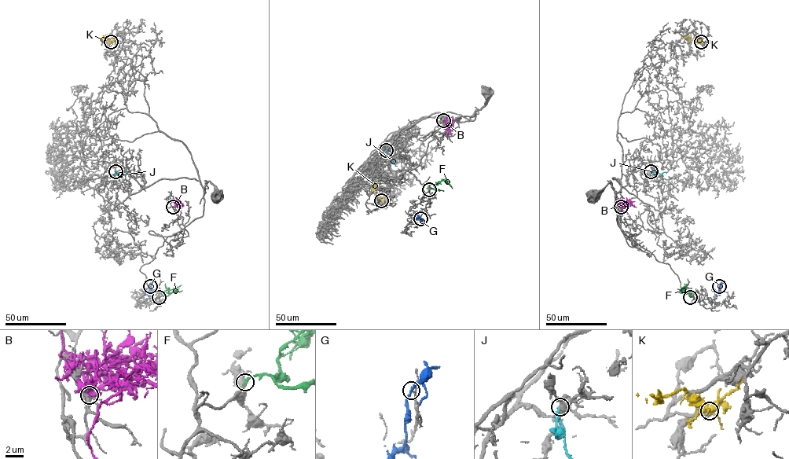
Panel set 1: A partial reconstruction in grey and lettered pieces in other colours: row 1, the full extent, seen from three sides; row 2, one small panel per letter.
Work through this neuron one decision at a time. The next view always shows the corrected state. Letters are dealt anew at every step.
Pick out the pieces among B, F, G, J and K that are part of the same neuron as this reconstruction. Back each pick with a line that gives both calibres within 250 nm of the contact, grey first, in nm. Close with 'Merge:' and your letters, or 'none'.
F: 180/150 nm
Merge: F

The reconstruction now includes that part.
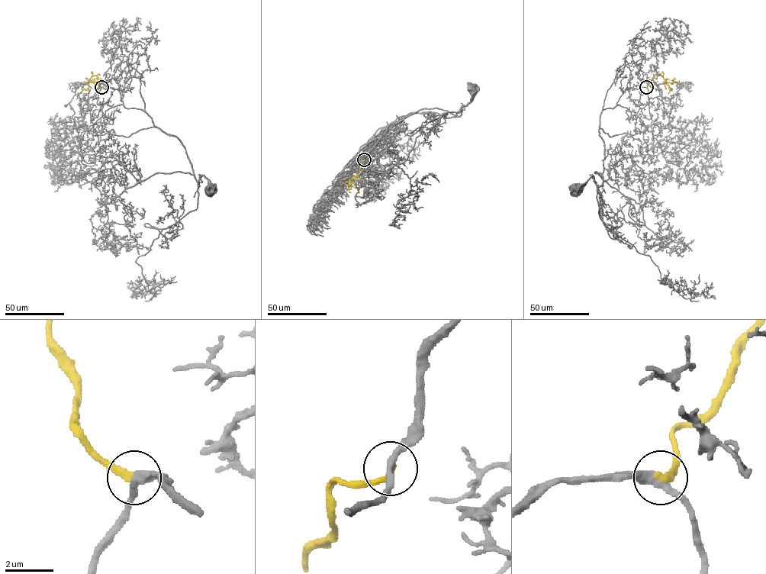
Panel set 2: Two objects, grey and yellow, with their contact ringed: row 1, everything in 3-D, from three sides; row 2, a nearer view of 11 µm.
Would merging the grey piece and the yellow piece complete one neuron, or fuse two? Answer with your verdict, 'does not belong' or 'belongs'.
belongs

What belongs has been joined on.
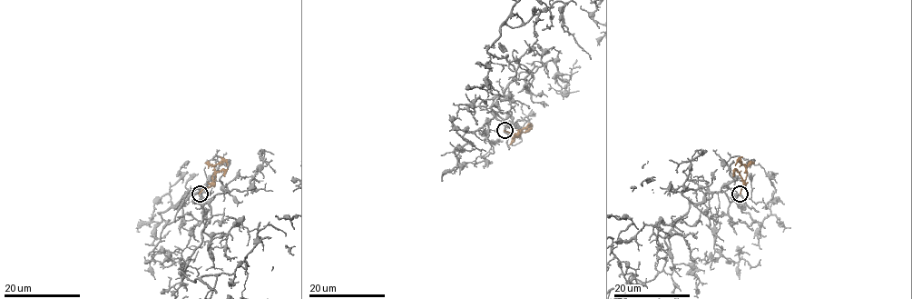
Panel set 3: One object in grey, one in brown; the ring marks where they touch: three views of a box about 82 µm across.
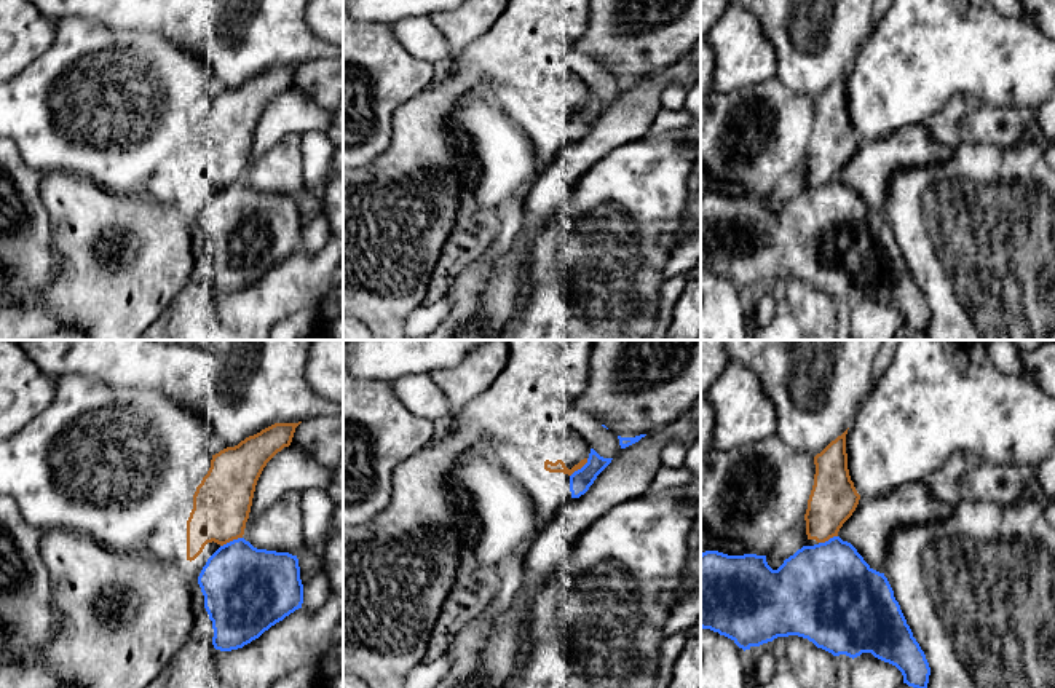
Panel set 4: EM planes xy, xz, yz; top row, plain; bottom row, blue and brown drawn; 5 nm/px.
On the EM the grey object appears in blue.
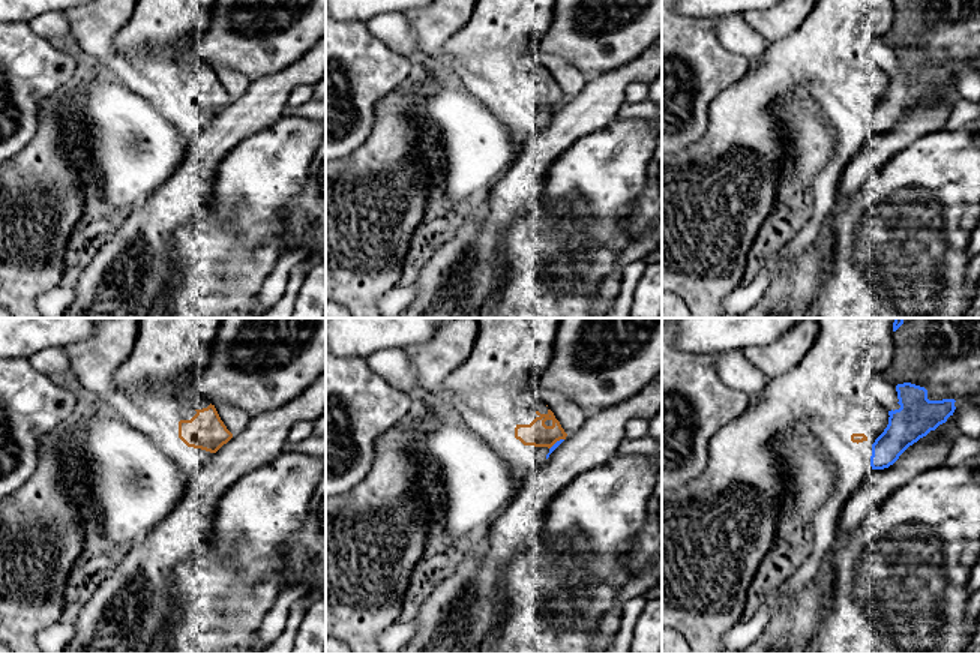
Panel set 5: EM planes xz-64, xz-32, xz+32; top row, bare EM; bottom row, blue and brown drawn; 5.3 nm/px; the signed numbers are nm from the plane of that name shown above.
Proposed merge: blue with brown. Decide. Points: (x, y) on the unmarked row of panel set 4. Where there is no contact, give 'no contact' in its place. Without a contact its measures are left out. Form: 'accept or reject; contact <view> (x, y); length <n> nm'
reject; contact xy (230, 184); length 120 nm

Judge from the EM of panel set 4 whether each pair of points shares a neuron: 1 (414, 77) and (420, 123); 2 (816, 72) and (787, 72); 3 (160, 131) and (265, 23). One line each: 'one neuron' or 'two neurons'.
1: two neurons
2: one neuron
3: two neurons

